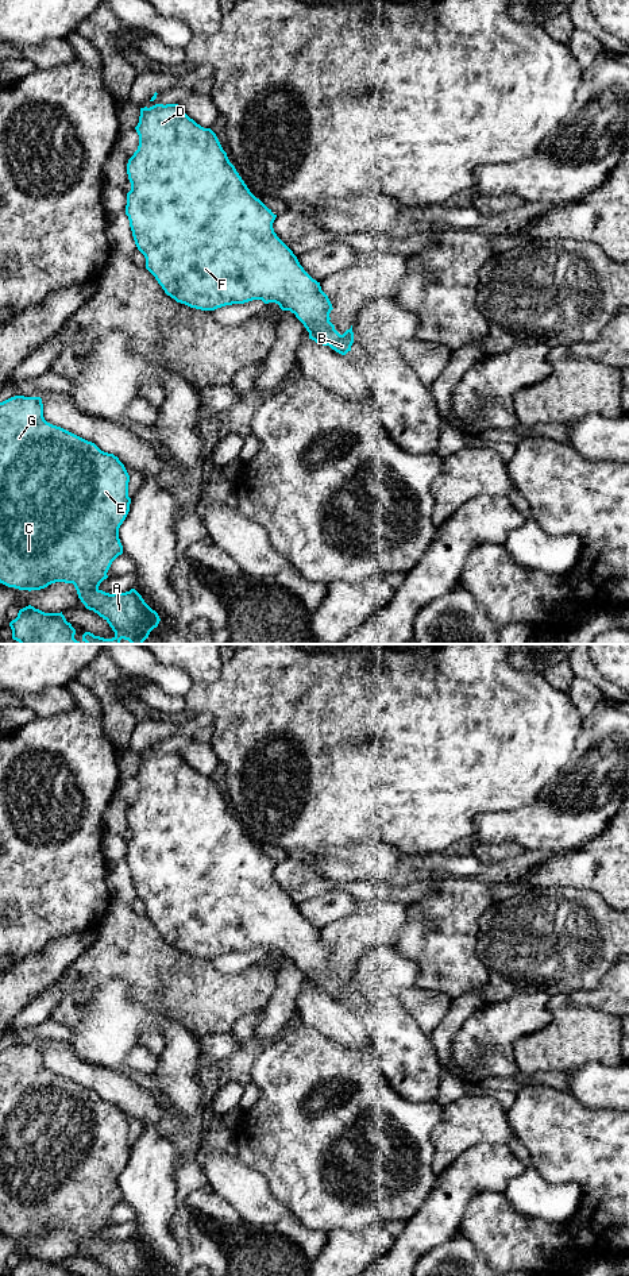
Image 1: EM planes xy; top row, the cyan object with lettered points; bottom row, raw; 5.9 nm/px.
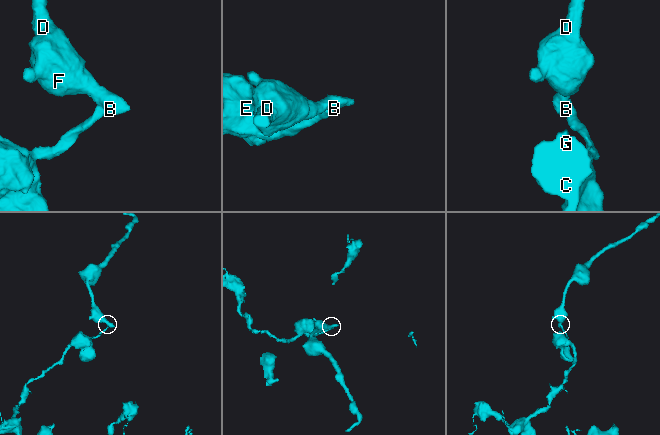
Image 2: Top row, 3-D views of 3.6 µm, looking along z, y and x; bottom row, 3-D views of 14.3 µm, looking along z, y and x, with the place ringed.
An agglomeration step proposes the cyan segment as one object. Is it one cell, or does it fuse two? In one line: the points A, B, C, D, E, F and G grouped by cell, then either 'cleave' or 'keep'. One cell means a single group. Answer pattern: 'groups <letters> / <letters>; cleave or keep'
groups A C E G / B D F; cleave

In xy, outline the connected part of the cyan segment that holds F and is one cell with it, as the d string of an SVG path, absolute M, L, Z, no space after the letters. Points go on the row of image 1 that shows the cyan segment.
M178 104L140 108L135 130L139 146L127 163L131 190L127 193L126 215L135 244L146 258L146 269L165 293L177 302L201 311L215 311L252 300L275 302L282 311L294 313L308 332L323 338L336 352L346 355L351 351L352 325L343 335L335 329L329 321L333 308L320 282L304 270L293 251L277 236L273 228L277 215L250 192L216 134L197 124Z

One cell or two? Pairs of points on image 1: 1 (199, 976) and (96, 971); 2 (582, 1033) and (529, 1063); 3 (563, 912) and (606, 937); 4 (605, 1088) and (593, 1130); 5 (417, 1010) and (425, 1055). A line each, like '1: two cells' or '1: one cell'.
1: one cell
2: one cell
3: one cell
4: two cells
5: two cells

